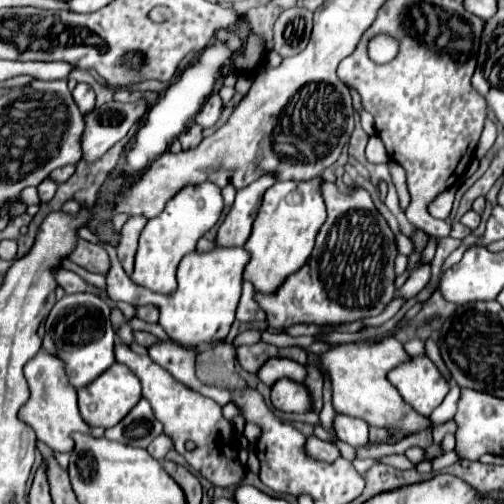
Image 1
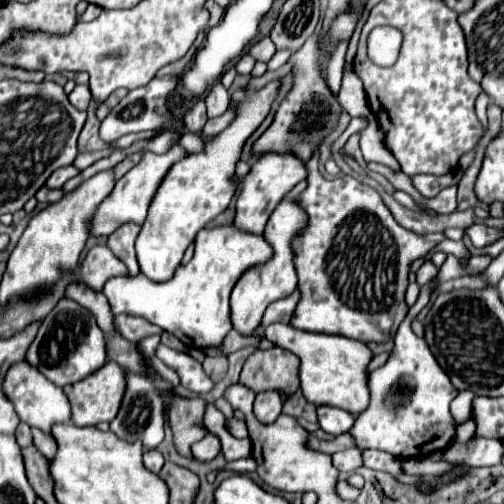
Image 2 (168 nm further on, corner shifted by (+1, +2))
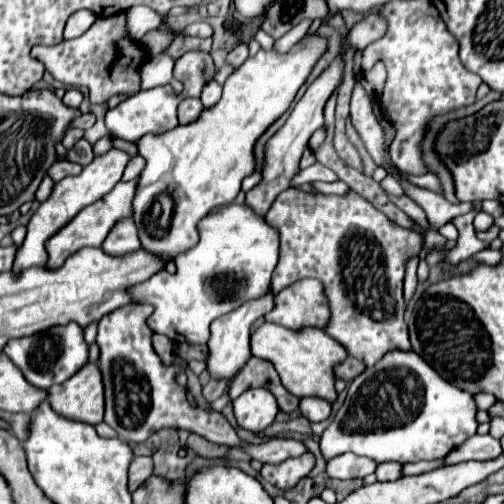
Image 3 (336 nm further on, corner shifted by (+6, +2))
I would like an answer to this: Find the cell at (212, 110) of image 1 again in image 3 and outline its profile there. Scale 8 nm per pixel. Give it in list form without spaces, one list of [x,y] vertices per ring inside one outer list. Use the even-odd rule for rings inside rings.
[[[212,79],[212,81],[204,87],[200,99],[202,99],[202,105],[204,105],[206,109],[210,109],[212,105],[216,105],[216,103],[220,101],[220,97],[222,97],[222,85]]]

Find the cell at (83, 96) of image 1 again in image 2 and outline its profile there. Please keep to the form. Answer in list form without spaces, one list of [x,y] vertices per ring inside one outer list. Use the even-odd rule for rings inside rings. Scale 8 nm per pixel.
[[[77,85],[77,87],[69,93],[69,101],[71,101],[73,107],[85,111],[87,105],[89,105],[89,101],[91,101],[91,91],[89,91],[89,87],[87,87],[87,85]]]

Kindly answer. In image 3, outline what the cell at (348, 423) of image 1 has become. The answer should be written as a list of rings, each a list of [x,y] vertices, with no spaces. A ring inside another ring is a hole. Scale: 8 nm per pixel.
[[[306,397],[300,399],[300,413],[310,421],[310,423],[318,423],[330,417],[332,407],[328,401],[318,399],[318,397]]]

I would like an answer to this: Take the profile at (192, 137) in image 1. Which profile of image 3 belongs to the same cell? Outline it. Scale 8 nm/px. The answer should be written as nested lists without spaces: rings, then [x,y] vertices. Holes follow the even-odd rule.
[[[184,99],[178,109],[178,119],[180,119],[180,123],[188,125],[188,123],[196,121],[202,115],[202,111],[204,111],[204,107],[202,107],[200,99]]]

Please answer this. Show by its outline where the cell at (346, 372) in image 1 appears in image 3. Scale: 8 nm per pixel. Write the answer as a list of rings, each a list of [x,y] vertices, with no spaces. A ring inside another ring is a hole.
[[[264,323],[252,333],[252,355],[272,361],[282,379],[282,385],[288,387],[288,391],[298,399],[320,397],[330,403],[338,399],[338,393],[334,389],[334,367],[348,357],[348,351],[336,339],[328,337],[322,329],[304,327],[294,331],[274,323]]]

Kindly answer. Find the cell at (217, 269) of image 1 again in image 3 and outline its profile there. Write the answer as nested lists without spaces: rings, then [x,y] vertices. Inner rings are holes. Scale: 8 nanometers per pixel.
[[[228,205],[206,215],[198,223],[198,233],[198,245],[174,261],[176,273],[170,275],[162,269],[148,281],[128,287],[134,305],[146,303],[154,307],[154,313],[146,319],[148,327],[154,333],[166,335],[174,345],[206,345],[210,339],[210,323],[216,317],[266,293],[278,261],[278,233],[246,205]]]

